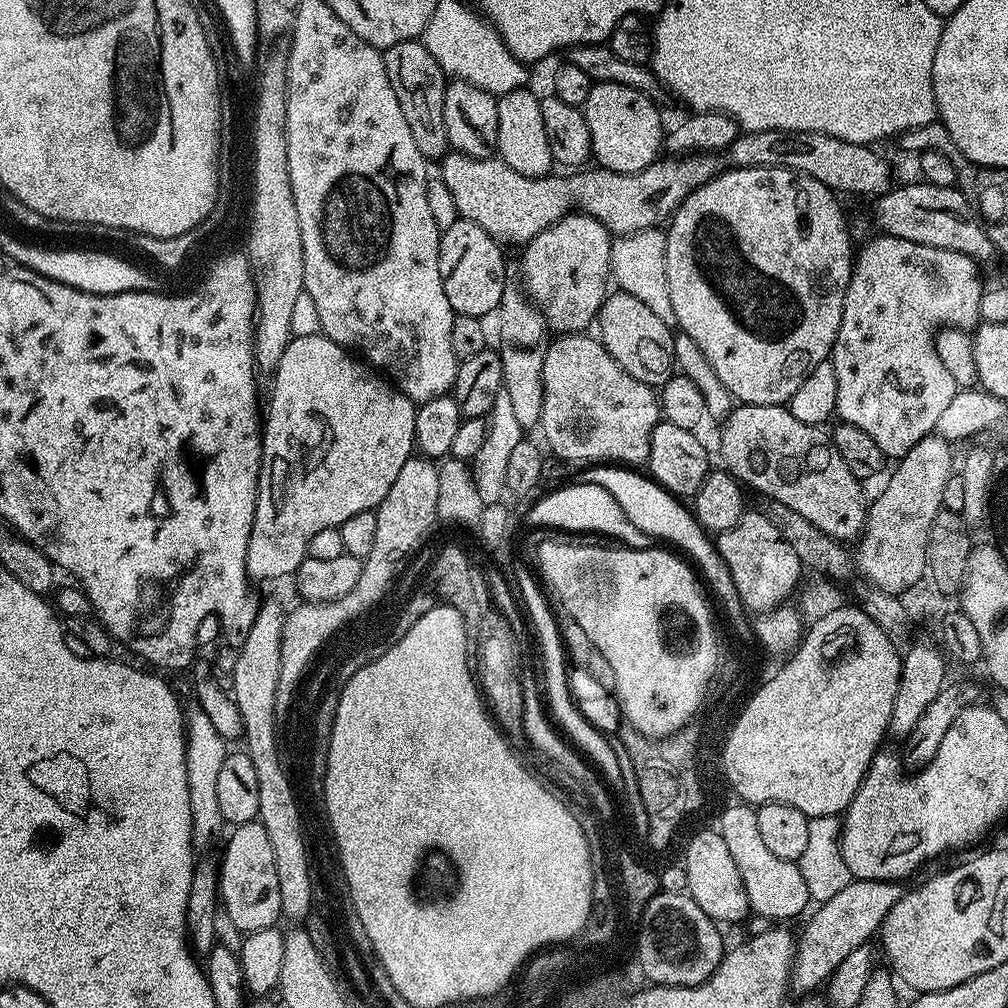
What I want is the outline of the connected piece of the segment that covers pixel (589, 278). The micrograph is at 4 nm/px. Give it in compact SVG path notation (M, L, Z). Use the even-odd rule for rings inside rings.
M573 210L554 222L542 234L528 241L524 252L524 280L531 301L544 313L548 327L556 334L580 334L585 331L588 323L595 321L600 315L600 307L604 304L604 297L610 292L610 269L612 267L612 241L606 226L587 212Z

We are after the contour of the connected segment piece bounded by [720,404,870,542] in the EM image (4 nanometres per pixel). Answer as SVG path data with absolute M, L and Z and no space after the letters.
M740 404L733 407L720 432L720 452L724 455L727 471L749 489L757 488L760 496L769 496L802 514L832 539L839 542L859 541L868 521L869 497L864 497L865 485L842 462L842 454L832 445L832 437L823 427L794 418L791 407L783 404Z

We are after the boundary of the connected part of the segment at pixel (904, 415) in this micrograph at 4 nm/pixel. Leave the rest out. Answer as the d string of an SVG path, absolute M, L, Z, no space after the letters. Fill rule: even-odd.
M876 235L855 257L842 322L832 347L830 363L838 378L835 415L843 423L866 430L886 458L899 458L939 429L942 413L958 389L950 370L938 359L936 334L941 326L975 329L981 323L980 303L986 284L980 281L981 265L966 254L906 242L906 238Z

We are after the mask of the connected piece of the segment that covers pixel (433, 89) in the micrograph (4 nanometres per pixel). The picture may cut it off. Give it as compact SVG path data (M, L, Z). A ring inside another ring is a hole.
M419 39L398 42L397 45L383 49L382 55L390 86L394 86L398 106L402 106L402 114L406 114L406 122L410 125L410 132L414 134L414 142L418 142L418 150L422 150L429 161L439 161L450 148L446 118L442 118L446 87L444 72Z

